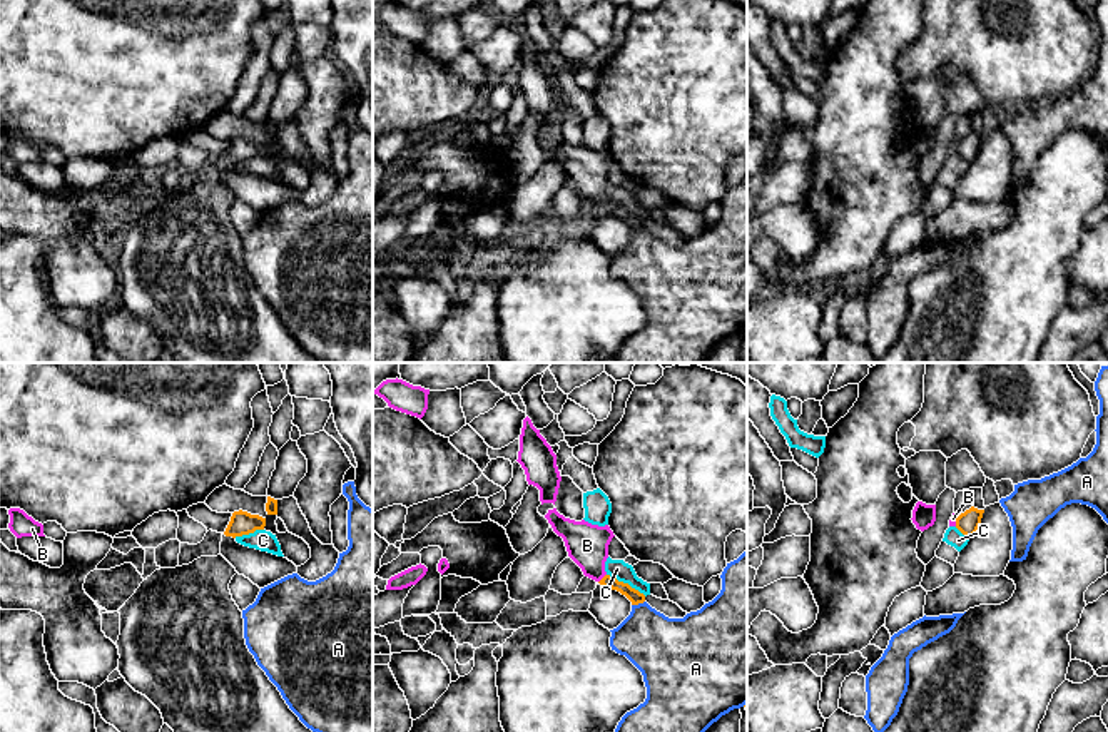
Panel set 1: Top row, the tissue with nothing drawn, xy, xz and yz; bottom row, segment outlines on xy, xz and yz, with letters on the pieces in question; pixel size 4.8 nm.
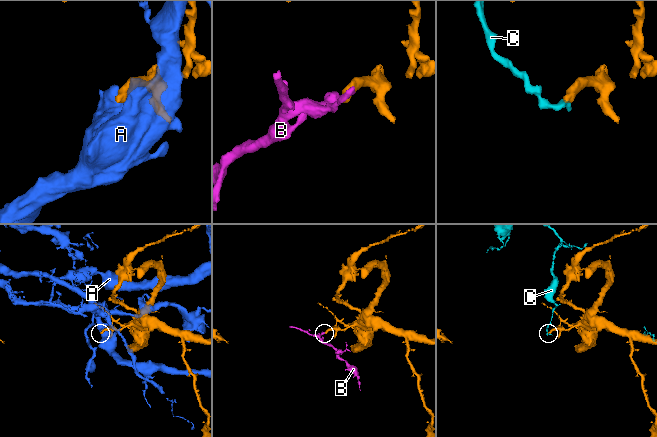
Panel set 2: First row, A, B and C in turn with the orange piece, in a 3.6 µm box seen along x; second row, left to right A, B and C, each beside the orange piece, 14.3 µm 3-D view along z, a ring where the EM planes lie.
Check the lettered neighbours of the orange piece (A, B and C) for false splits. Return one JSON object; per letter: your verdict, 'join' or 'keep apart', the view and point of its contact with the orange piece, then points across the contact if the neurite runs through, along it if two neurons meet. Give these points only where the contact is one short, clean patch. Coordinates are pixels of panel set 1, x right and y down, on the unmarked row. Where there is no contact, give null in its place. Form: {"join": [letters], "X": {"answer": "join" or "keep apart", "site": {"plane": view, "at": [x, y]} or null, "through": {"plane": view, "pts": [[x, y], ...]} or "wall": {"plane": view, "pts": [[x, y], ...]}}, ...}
{"join": ["B"], "A": {"answer": "keep apart", "site": {"plane": "xz", "at": [637, 229]}}, "B": {"answer": "join", "site": {"plane": "xz", "at": [602, 204]}, "through": {"plane": "xz", "pts": [[635, 223], [602, 204], [592, 191], [587, 171]]}}, "C": {"answer": "keep apart", "site": {"plane": "xz", "at": [627, 209]}, "wall": {"plane": "xz", "pts": [[607, 199], [627, 208], [645, 221]]}}}

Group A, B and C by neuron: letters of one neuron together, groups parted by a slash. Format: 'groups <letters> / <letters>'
groups A / B / C

